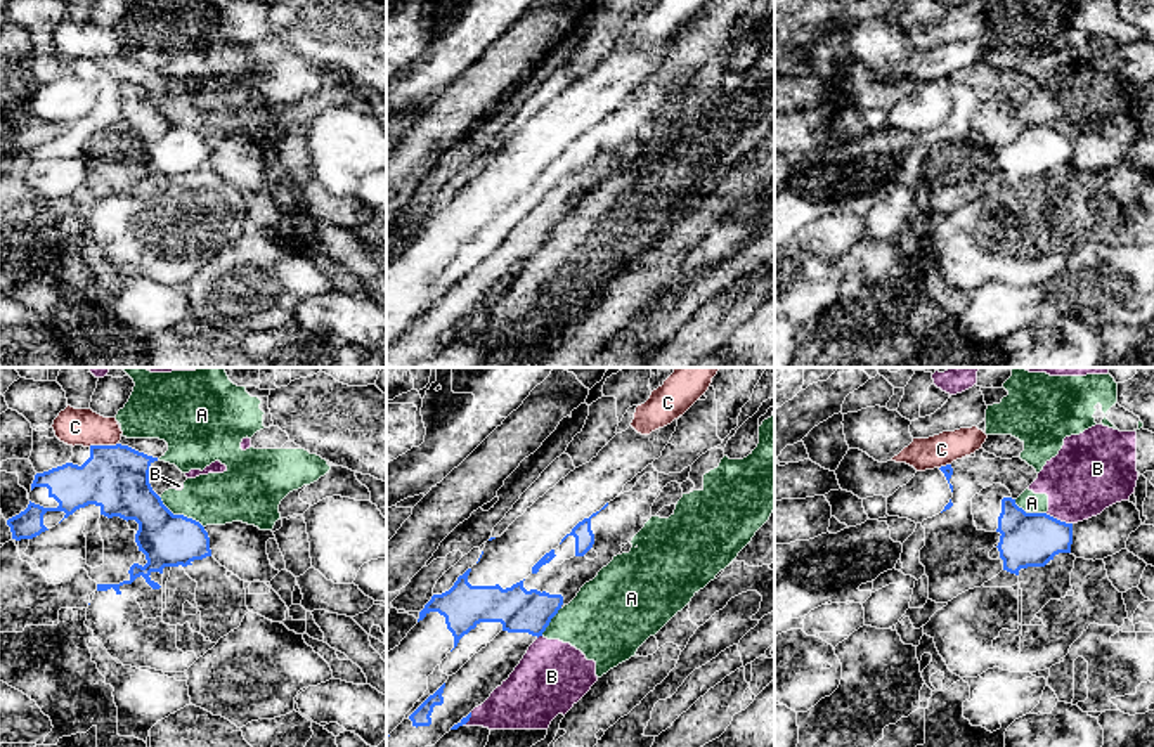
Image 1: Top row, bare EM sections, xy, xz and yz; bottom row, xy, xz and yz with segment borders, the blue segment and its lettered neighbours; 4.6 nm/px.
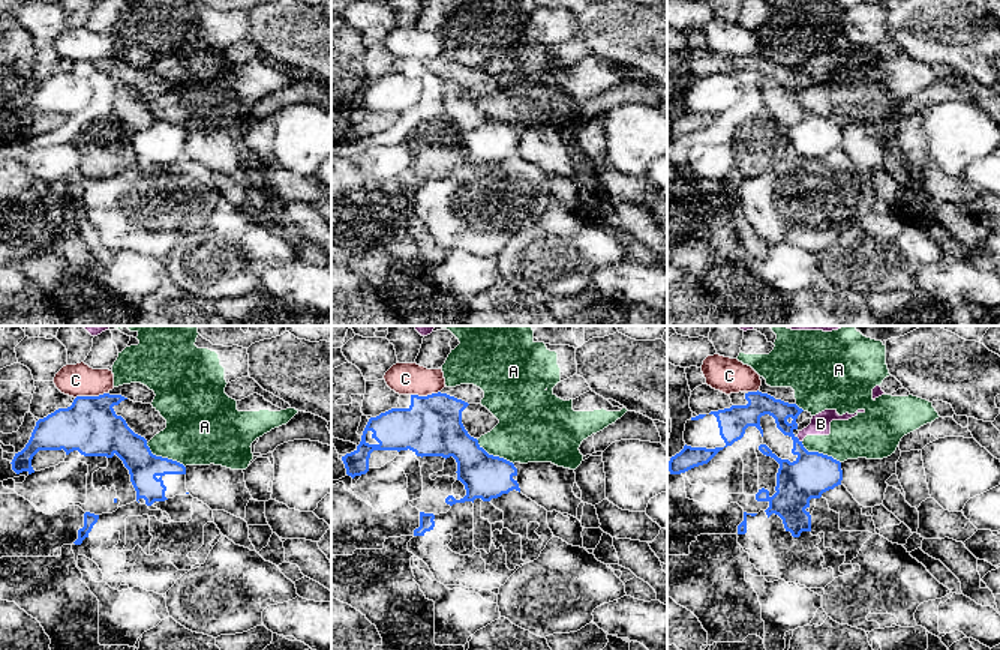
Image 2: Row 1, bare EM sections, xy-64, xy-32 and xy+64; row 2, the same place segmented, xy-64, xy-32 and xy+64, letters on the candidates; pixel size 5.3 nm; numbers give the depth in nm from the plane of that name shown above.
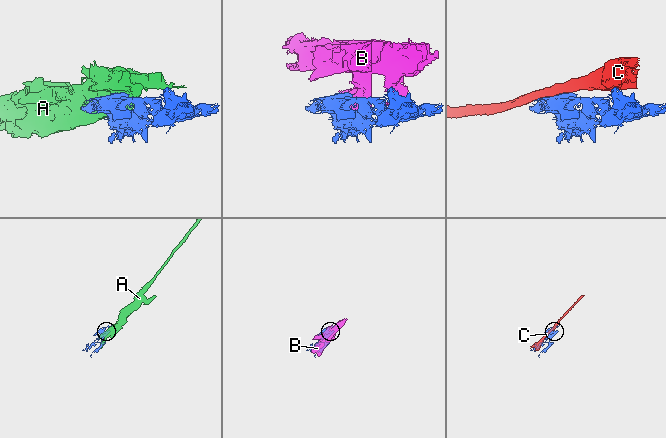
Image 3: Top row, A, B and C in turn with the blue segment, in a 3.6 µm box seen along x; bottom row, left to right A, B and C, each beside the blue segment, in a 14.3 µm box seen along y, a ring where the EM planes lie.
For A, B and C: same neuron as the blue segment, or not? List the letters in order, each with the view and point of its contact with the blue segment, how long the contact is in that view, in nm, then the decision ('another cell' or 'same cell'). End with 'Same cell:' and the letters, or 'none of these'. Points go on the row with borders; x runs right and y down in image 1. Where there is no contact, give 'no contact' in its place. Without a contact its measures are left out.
A: contact xy (181, 515); length 260 nm; another cell
B: contact yz (1059, 520); length 140 nm; another cell
C: contact xy (103, 446); length 140 nm; another cell
Same cell: none of these

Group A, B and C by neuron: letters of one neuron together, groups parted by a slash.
A / B / C

